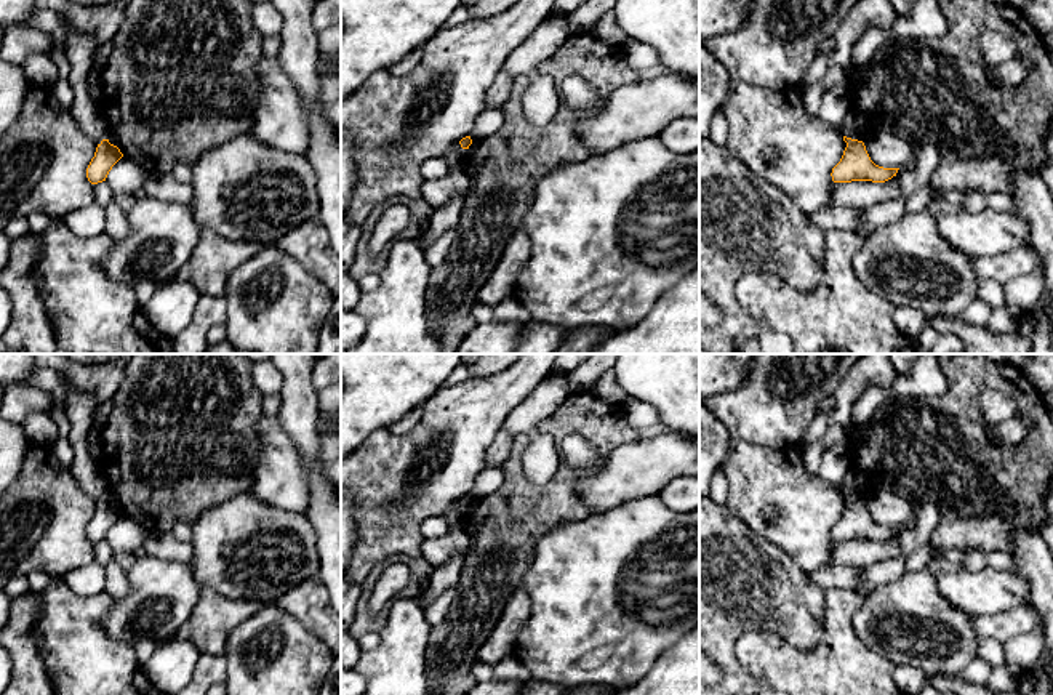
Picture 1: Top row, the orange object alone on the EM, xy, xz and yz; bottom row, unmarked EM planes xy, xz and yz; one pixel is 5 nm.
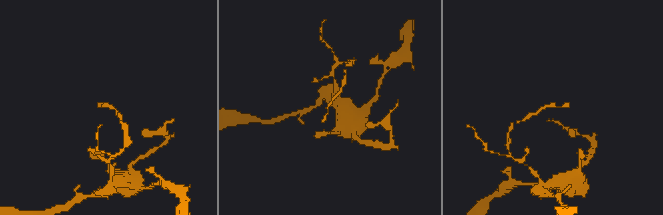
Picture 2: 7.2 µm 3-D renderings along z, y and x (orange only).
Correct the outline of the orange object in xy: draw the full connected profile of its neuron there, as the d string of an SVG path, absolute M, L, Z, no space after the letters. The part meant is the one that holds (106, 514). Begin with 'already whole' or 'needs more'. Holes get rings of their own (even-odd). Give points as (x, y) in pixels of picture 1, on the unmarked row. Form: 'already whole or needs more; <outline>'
already whole; M102 498L86 527L86 536L91 543L98 543L106 540L112 525L123 516L120 508L109 501L109 498Z

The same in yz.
already whole; M843 495L847 506L840 520L832 527L834 541L872 540L885 541L896 535L899 527L883 527L875 524L863 500Z

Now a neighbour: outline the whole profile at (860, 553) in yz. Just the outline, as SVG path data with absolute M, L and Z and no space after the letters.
M851 540L834 541L831 564L866 567L890 559L903 559L903 551L891 541Z

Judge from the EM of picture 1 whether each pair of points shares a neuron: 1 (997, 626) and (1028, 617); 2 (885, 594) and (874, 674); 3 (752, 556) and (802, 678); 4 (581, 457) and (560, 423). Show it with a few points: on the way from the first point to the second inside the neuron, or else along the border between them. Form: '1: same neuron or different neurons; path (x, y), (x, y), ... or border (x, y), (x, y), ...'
1: same neuron; path (1005, 625), (1020, 620)
2: different neurons; border (852, 625), (856, 636), (869, 649), (895, 665)
3: different neurons; border (754, 631), (775, 631), (799, 649), (824, 631)
4: different neurons; border (559, 442), (572, 434), (581, 434), (602, 453)

